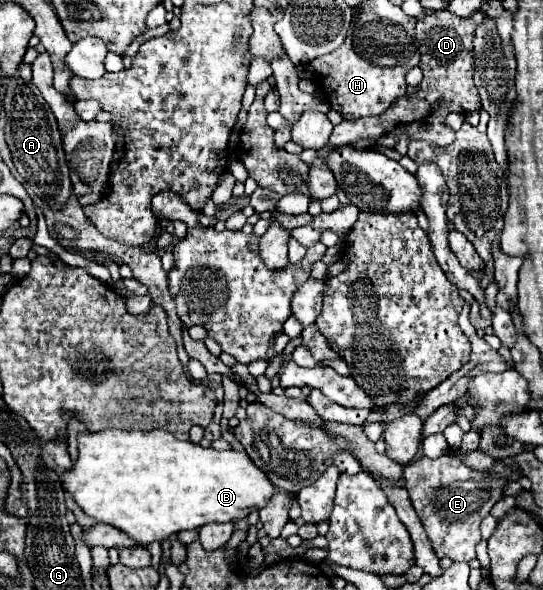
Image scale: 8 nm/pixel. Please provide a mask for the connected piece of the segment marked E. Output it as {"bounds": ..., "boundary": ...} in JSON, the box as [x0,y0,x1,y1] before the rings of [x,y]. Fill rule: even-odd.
{"bounds":[405,452,519,562],"boundary":[[[447,452],[435,460],[421,454],[405,468],[405,482],[411,504],[419,514],[439,558],[449,556],[451,560],[463,562],[475,558],[475,546],[481,542],[479,524],[503,498],[503,488],[509,482],[519,480],[517,468],[517,464],[507,466],[497,460],[493,464],[493,472],[477,472],[469,468],[455,452]]]}

